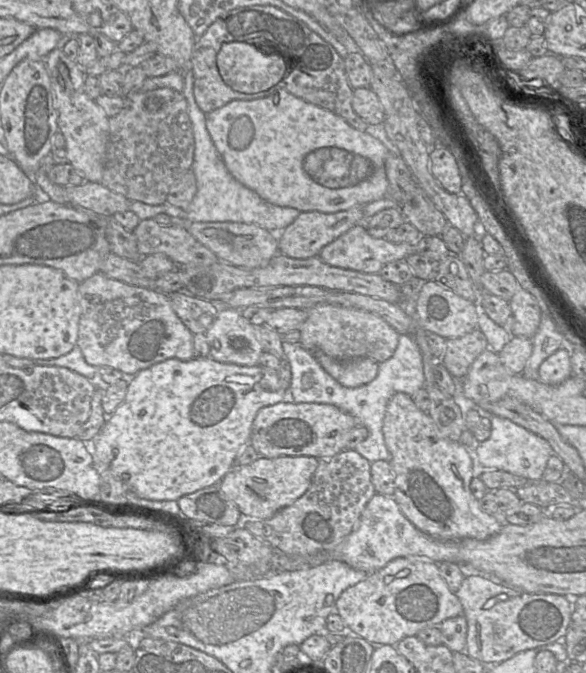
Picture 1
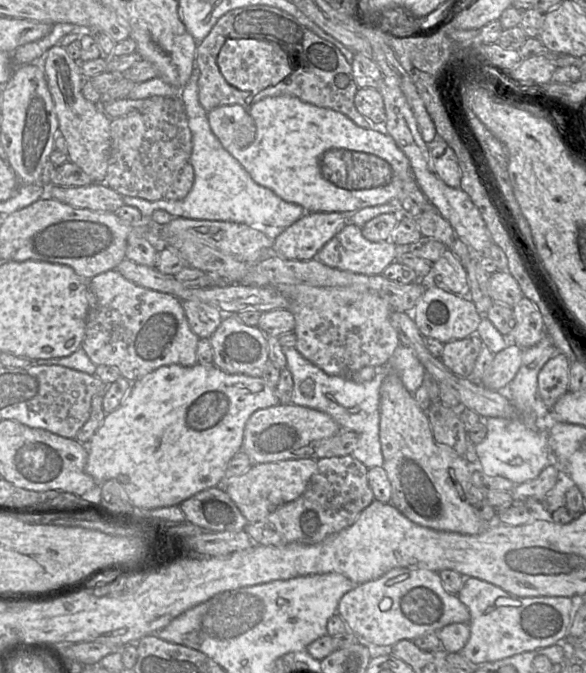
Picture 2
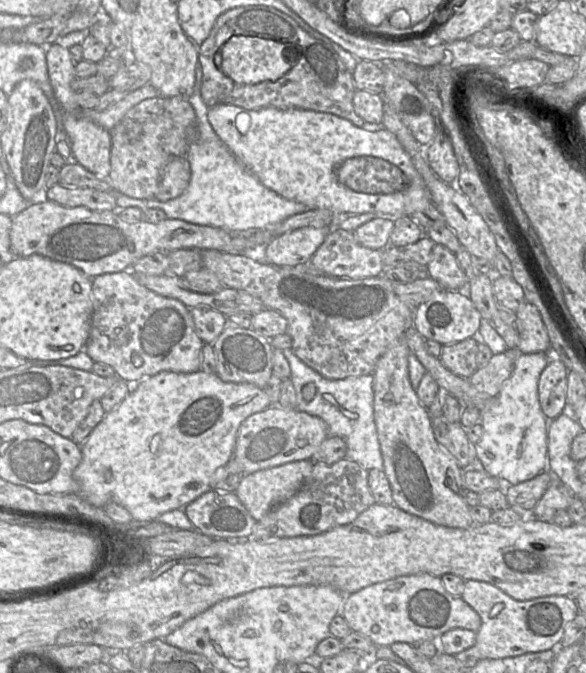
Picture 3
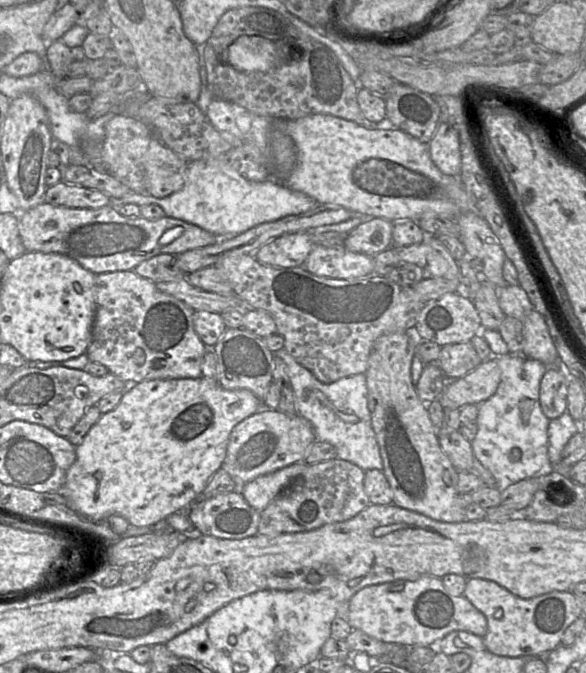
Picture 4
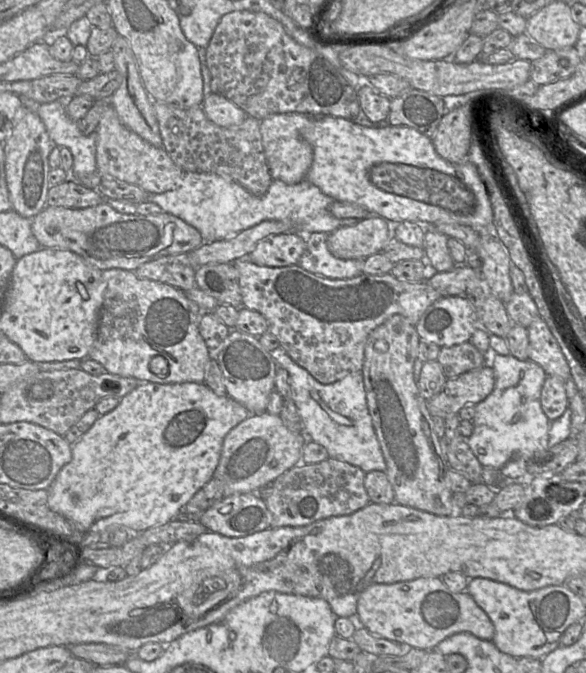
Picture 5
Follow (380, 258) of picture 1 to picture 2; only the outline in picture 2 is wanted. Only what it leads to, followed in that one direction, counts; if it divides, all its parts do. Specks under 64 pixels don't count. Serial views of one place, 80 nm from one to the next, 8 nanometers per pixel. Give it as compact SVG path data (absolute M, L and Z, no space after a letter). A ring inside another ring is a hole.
M352 223L346 226L328 241L316 257L325 265L344 271L365 275L379 275L386 267L395 262L396 244L391 241L371 242L362 234L362 227Z

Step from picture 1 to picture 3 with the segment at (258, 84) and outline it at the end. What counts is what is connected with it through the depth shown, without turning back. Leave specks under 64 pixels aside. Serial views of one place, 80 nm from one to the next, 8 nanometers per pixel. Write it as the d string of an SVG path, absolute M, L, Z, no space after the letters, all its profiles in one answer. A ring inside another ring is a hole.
M232 36L220 49L221 71L238 84L257 84L276 81L291 69L286 49L281 45L261 37Z

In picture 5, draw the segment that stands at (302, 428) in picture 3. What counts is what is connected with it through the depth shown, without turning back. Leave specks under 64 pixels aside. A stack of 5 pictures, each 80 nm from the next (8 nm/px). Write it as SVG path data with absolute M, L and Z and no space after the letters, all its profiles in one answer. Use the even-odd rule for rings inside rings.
M266 411L251 414L225 436L213 477L222 483L224 497L258 493L284 472L301 463L303 447L307 440L303 431L286 427L279 415Z

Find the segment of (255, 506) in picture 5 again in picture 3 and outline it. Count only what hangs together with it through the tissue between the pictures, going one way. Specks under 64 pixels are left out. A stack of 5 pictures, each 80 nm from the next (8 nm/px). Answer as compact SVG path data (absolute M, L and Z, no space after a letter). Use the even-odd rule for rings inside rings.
M210 489L183 510L194 529L211 538L248 540L256 523L235 492Z

